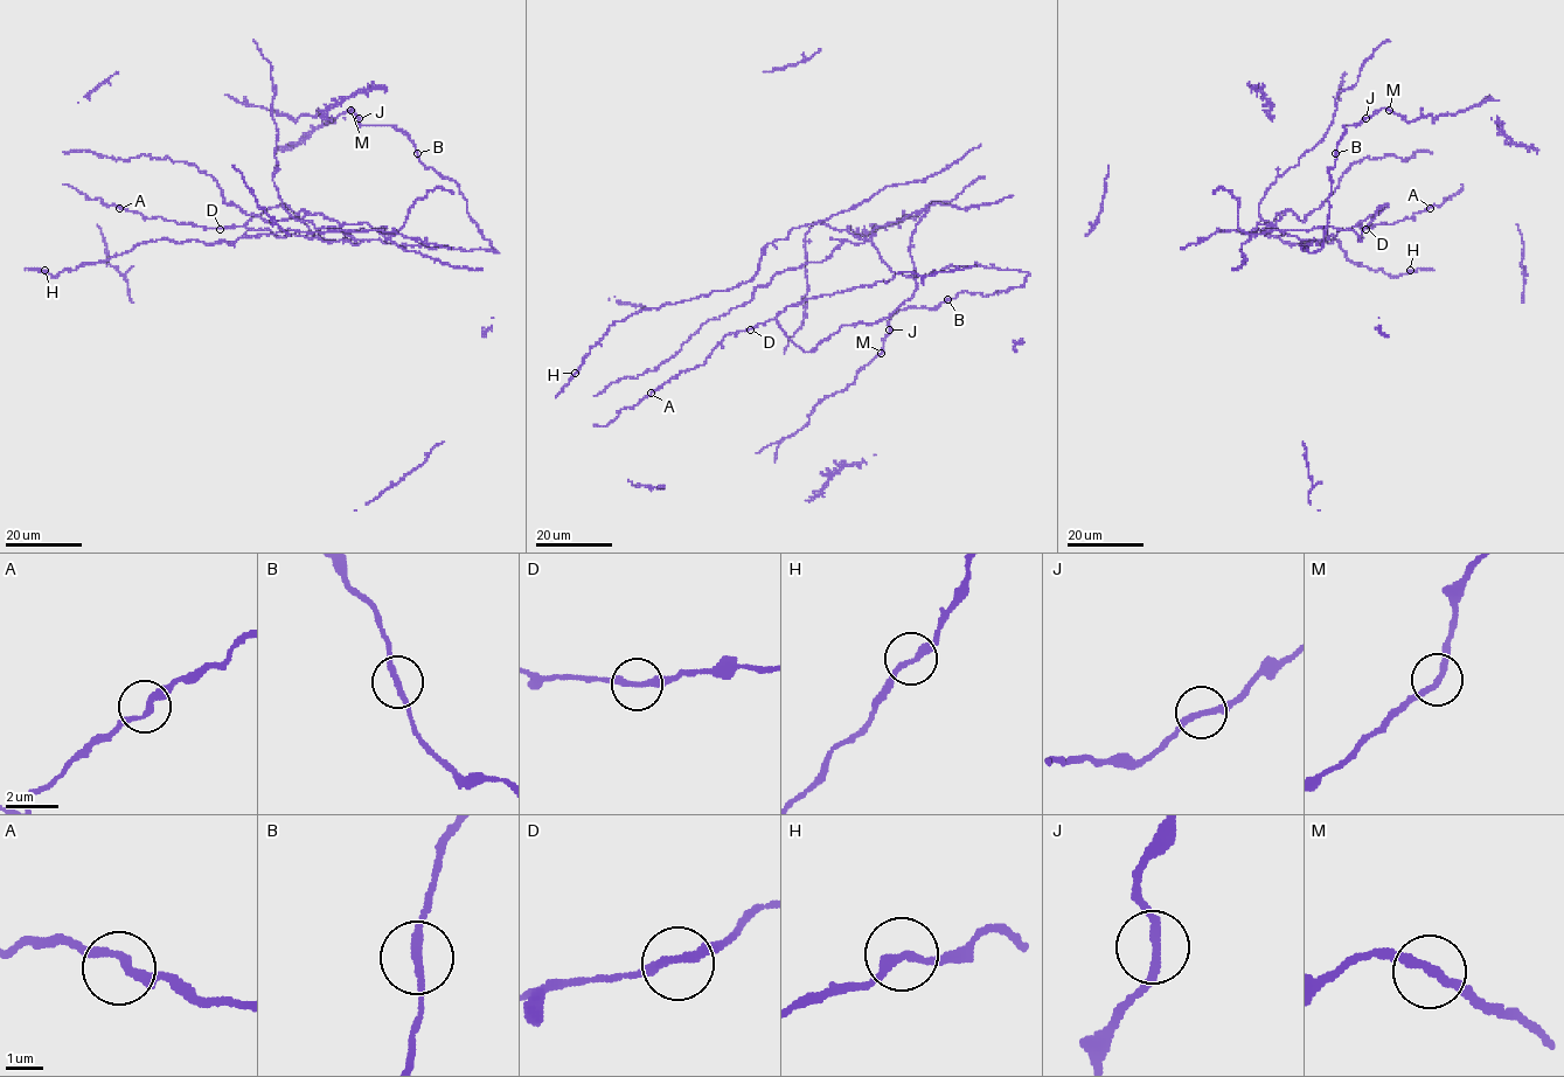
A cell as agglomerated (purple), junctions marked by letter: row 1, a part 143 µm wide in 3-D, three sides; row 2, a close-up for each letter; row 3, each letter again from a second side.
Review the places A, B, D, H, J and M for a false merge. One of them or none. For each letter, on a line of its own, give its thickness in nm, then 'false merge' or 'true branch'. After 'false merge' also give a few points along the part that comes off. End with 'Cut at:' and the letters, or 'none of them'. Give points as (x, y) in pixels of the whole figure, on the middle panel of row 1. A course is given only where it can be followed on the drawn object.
A: calibre 240 nm; true branch
B: calibre 220 nm; true branch
D: calibre 240 nm; true branch
H: calibre 240 nm; true branch
J: calibre 240 nm; true branch
M: calibre 240 nm; true branch
Cut at: none of them

